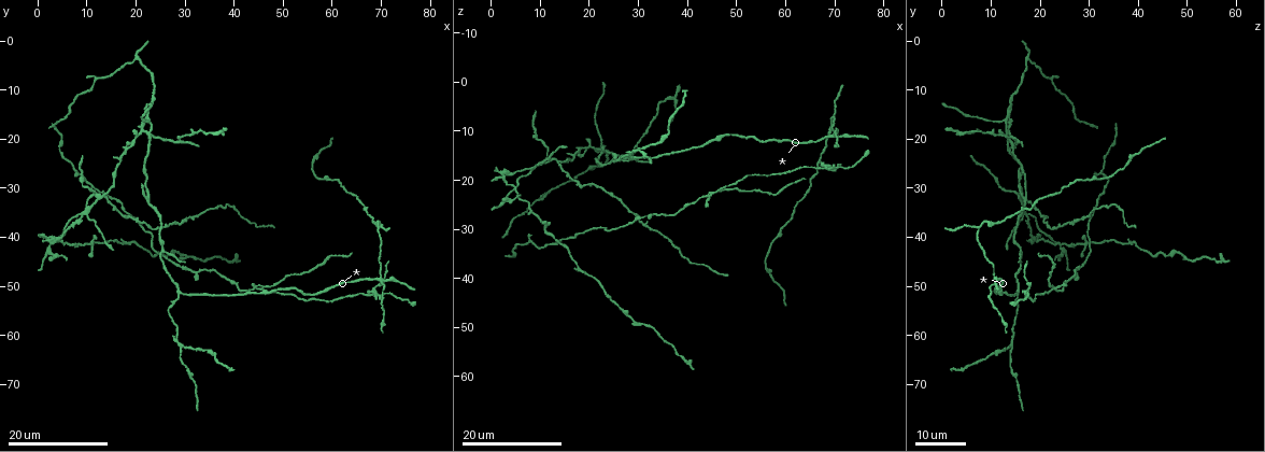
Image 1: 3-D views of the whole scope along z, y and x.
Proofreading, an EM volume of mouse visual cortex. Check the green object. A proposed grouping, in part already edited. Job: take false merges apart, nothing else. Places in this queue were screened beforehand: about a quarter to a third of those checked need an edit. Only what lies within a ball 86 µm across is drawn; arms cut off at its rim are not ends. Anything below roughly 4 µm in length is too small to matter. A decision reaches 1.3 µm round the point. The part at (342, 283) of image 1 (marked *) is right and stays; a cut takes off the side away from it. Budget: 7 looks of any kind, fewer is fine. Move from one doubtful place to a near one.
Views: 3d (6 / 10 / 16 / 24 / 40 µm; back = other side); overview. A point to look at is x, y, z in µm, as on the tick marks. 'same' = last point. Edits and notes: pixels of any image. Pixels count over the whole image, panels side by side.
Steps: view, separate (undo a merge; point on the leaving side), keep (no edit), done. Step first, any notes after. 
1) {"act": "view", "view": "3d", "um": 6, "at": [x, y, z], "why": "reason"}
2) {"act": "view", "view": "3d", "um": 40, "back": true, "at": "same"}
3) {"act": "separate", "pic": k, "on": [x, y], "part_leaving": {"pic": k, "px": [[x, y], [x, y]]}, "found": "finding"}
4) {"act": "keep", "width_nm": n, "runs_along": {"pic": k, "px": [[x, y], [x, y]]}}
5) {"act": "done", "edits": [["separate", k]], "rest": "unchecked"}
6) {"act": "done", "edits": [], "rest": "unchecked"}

{"act": "view", "view": "3d", "um": 24, "at": [68.5, 51.5, 17.5], "why": "looks like a crossing"}

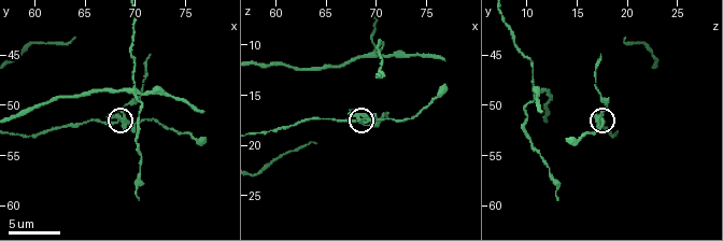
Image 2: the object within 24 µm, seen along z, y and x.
{"act": "view", "view": "3d", "um": 6, "at": [68.4, 51.4, 17.6]}

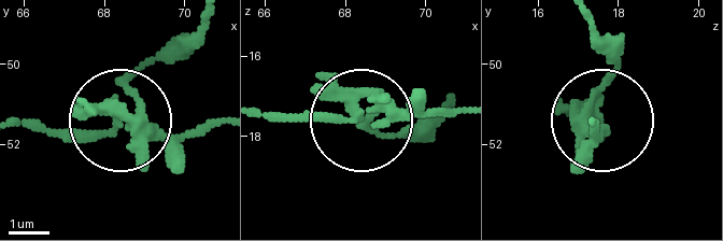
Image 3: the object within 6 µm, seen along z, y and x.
{"act": "separate", "pic": 3, "on": [136, 73], "arms": 5, "found": "two cells meet here"}

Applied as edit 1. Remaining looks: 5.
{"act": "view", "view": "overview"}

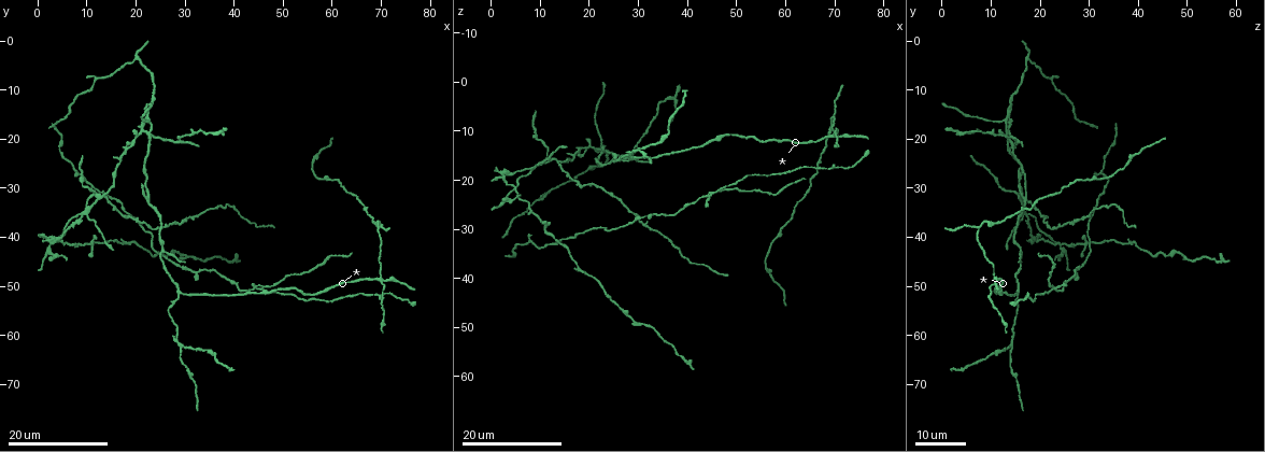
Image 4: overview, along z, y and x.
{"act": "view", "view": "3d", "um": 24, "at": [26.0, 42.5, 16.0], "why": "branch point"}

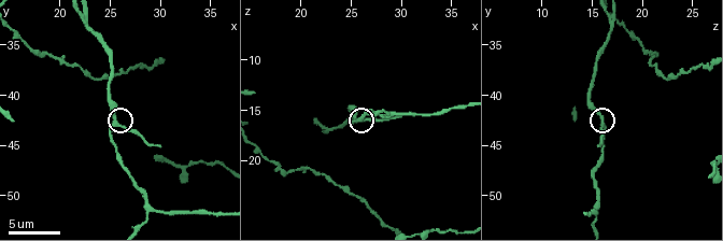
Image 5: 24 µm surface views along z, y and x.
{"act": "view", "view": "3d", "um": 10, "at": [25.4, 42.8, 15.8]}

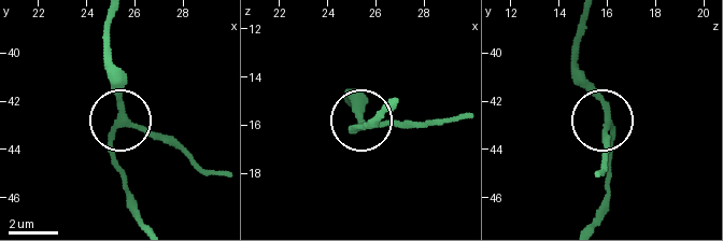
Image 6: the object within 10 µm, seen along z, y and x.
{"act": "keep", "arms": 3, "runs_along": {"pic": 6, "px": [[598, 217], [607, 199], [609, 121], [607, 160]]}, "found": "continuous, no second cell"}

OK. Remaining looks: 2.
{"act": "done", "edits": [["separate", 3]], "rest": "unchecked"}

